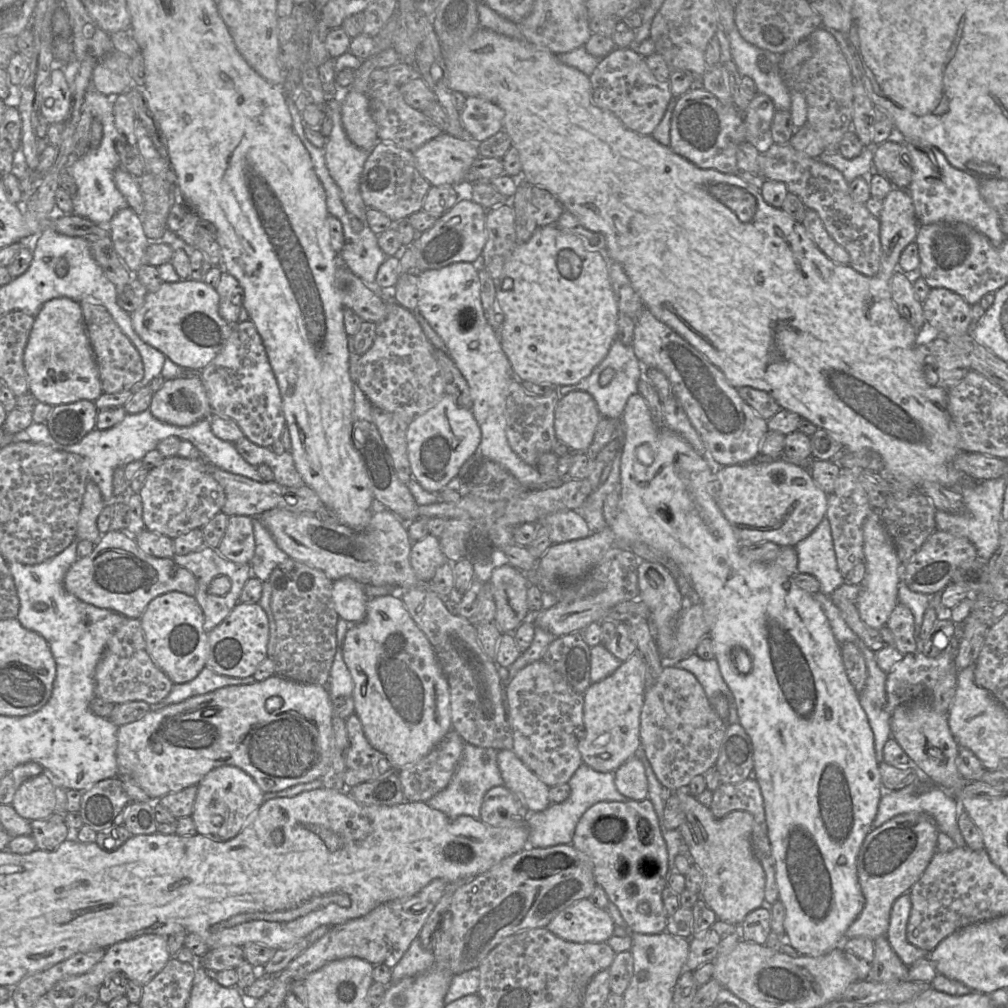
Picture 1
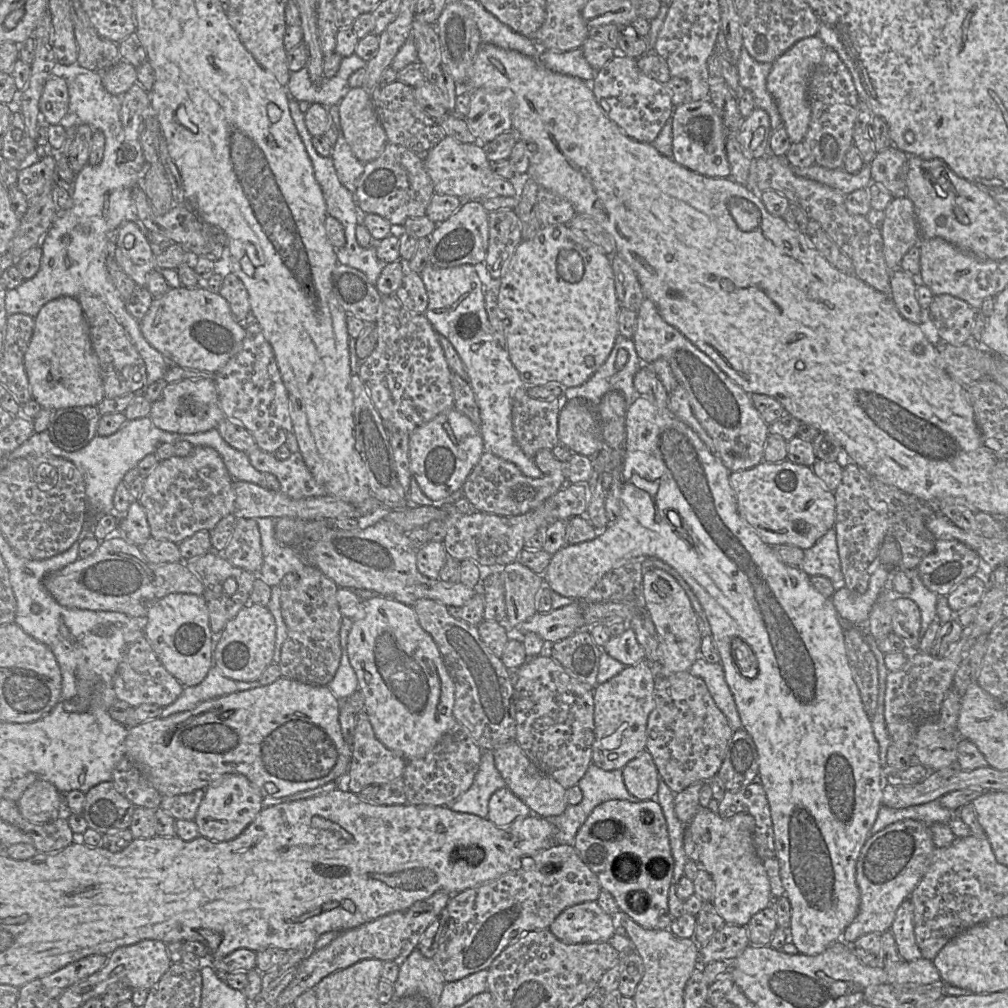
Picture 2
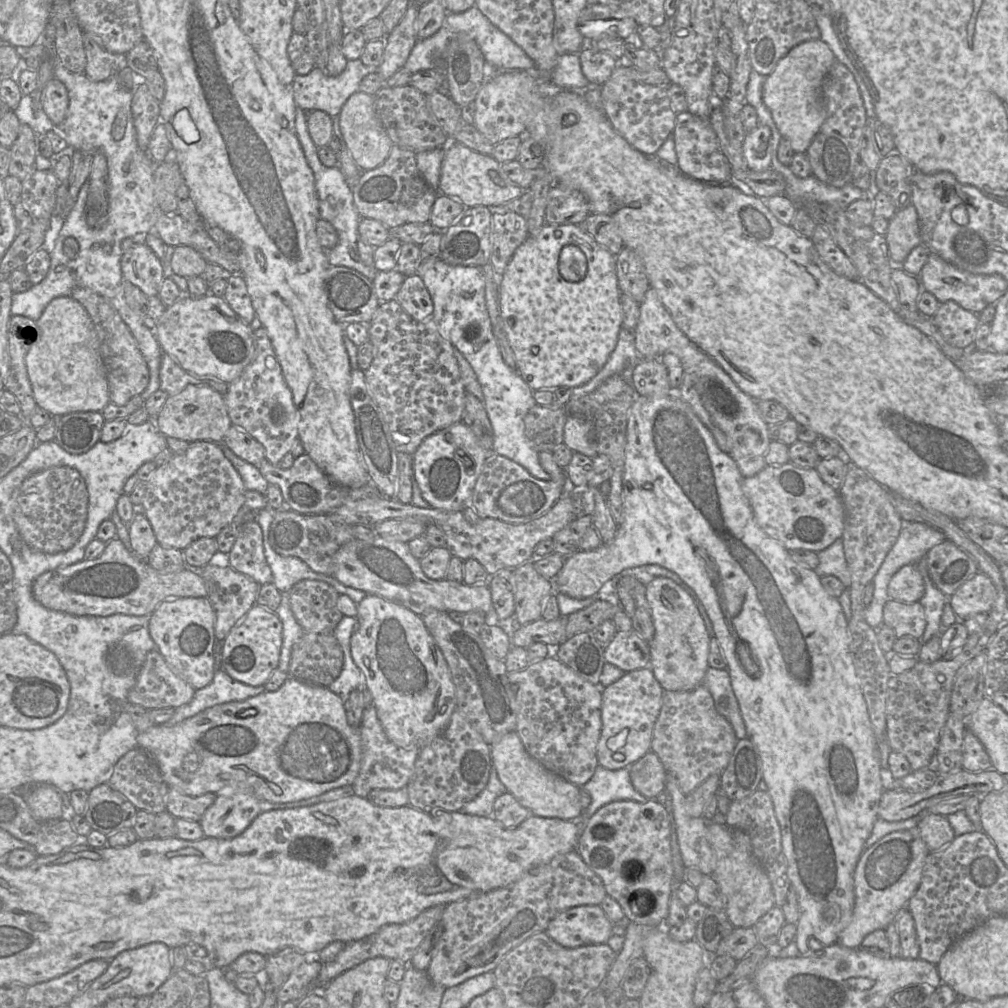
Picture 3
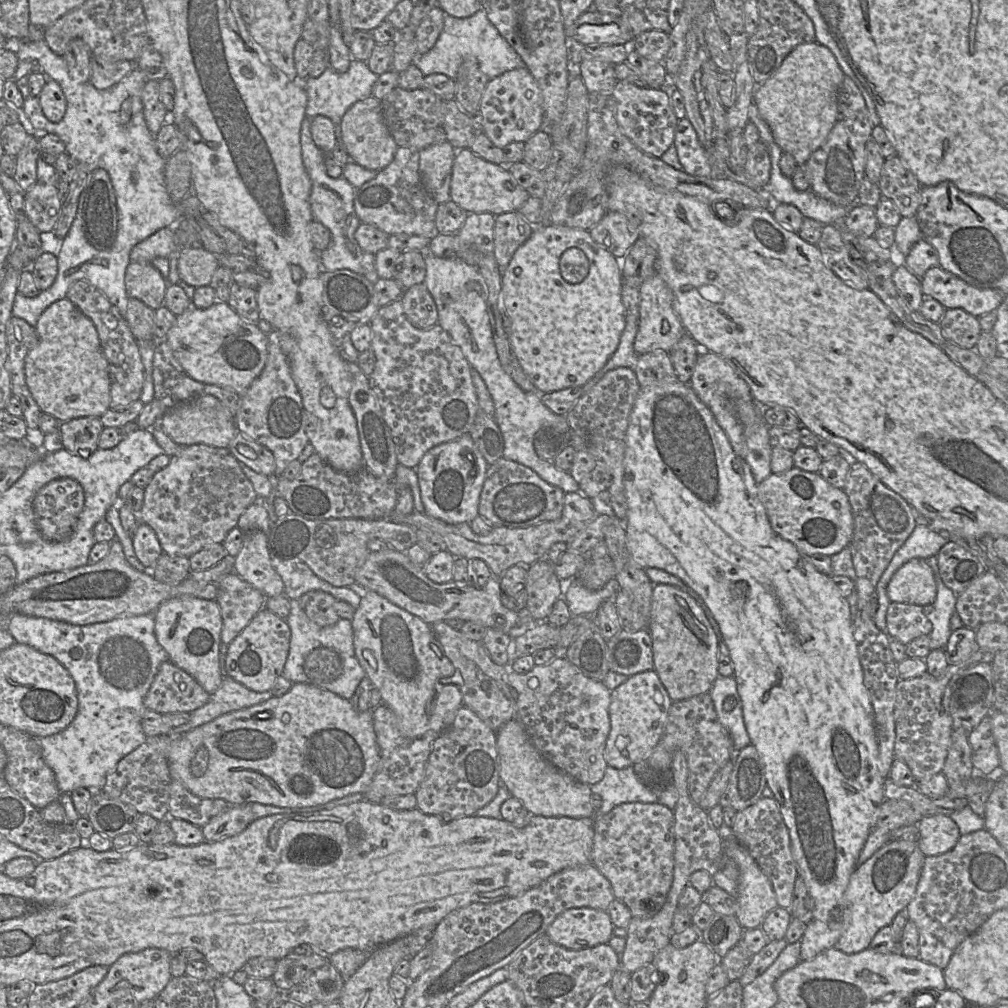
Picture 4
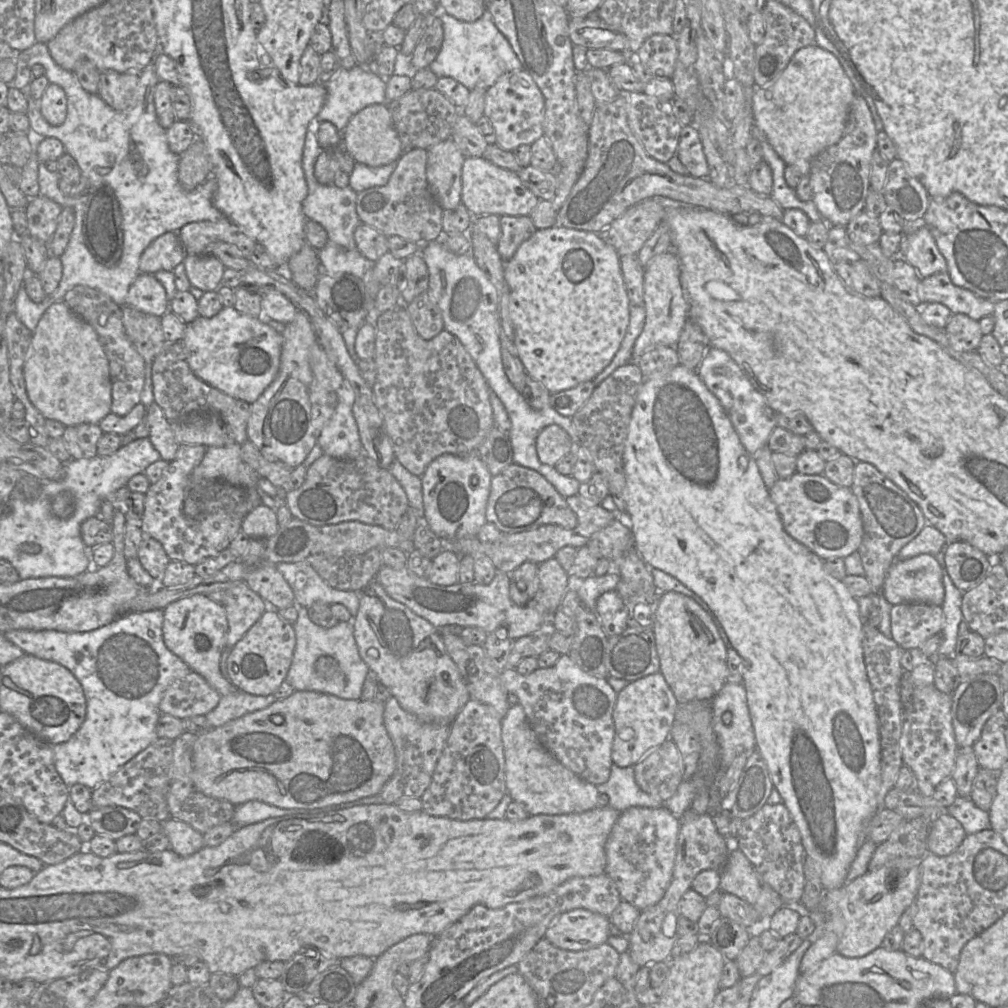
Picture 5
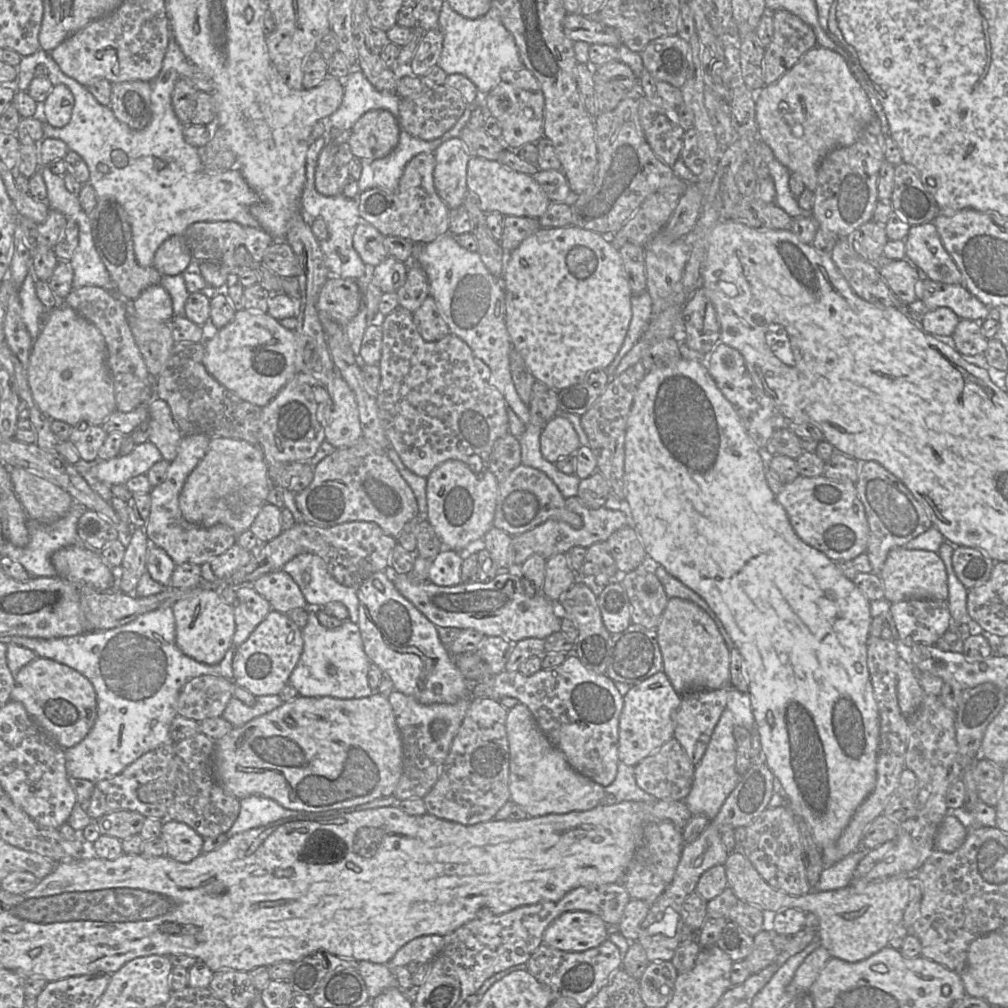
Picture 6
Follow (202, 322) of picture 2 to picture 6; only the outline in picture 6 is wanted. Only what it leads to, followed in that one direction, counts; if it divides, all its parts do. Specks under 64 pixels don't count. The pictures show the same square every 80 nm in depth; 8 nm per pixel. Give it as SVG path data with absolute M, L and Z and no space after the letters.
M239 310L233 320L219 330L212 329L209 322L203 326L205 352L202 363L207 372L220 384L241 399L264 407L296 373L295 356L297 339L295 332L283 327L267 312Z

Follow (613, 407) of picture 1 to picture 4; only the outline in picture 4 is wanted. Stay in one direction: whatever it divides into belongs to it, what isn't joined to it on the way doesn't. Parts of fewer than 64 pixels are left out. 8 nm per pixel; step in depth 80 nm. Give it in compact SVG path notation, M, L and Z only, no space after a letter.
M626 316L626 325L622 333L619 345L613 355L610 357L606 365L583 387L585 391L593 388L603 376L616 368L635 369L638 355L634 351L634 341L638 331L638 316Z

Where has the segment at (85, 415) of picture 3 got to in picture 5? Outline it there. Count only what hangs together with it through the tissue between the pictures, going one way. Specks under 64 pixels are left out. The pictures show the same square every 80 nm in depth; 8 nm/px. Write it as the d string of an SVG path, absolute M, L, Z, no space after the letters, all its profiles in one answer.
M82 423L67 426L62 439L73 459L88 459L97 455L97 443L103 433L99 424Z

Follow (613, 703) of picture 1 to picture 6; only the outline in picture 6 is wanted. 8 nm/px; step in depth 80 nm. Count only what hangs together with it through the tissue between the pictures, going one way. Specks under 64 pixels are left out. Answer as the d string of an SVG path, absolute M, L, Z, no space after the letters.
M663 671L631 686L623 696L624 705L619 718L620 762L636 766L674 737L676 716L681 700L682 696L674 690Z

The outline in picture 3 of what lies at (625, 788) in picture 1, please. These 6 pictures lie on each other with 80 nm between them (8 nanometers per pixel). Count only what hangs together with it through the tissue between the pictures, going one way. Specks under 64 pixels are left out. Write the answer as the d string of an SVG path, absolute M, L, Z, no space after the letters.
M648 751L628 768L633 787L645 797L654 799L665 792L667 771L653 751Z

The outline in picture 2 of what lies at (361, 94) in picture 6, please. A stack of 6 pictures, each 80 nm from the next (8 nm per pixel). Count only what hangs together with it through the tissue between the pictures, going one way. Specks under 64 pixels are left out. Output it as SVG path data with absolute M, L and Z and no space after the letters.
M356 54L344 57L337 74L332 78L323 78L318 83L311 81L306 68L291 72L286 90L297 102L318 103L326 108L338 105L350 89L350 75L358 69L365 69L366 63Z

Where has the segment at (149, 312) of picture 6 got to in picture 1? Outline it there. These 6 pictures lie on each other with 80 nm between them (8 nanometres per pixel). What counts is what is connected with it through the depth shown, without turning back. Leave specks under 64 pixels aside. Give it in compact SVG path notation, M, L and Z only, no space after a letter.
M130 208L115 213L108 224L109 236L114 248L129 270L136 273L145 261L149 244L140 217Z

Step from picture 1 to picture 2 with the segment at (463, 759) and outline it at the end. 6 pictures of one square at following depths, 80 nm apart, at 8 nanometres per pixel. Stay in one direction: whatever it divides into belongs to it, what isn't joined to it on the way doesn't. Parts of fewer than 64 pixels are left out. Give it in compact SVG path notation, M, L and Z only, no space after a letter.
M483 750L480 766L471 787L447 807L456 812L486 818L491 795L503 787L506 787L506 784L496 768L493 750Z

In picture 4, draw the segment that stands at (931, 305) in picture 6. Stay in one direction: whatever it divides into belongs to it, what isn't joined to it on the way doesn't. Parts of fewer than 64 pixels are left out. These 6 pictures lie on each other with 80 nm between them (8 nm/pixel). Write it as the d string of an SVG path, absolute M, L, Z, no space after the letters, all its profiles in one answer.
M939 265L926 271L921 288L924 297L937 300L945 309L961 308L978 318L996 311L1005 296L997 289L974 287Z

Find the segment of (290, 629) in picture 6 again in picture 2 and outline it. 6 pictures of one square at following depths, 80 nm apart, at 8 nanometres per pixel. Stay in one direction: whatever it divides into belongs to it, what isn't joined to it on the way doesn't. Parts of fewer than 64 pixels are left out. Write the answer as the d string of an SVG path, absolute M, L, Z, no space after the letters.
M248 604L223 629L214 650L214 665L226 676L237 681L257 681L273 662L276 623L265 606Z

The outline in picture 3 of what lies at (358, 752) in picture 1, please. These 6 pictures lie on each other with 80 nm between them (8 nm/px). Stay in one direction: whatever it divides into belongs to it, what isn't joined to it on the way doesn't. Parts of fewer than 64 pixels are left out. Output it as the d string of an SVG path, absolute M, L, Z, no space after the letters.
M374 706L364 709L360 724L361 766L359 773L350 785L355 795L367 798L373 789L397 790L407 787L414 773L414 766L420 748L405 749L395 745L386 736Z

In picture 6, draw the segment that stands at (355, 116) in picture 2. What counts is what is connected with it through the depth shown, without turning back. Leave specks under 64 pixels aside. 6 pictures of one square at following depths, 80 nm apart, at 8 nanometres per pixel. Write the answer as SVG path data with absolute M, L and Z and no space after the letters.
M370 110L351 129L348 144L355 158L381 159L395 149L399 135L399 123L391 112Z

